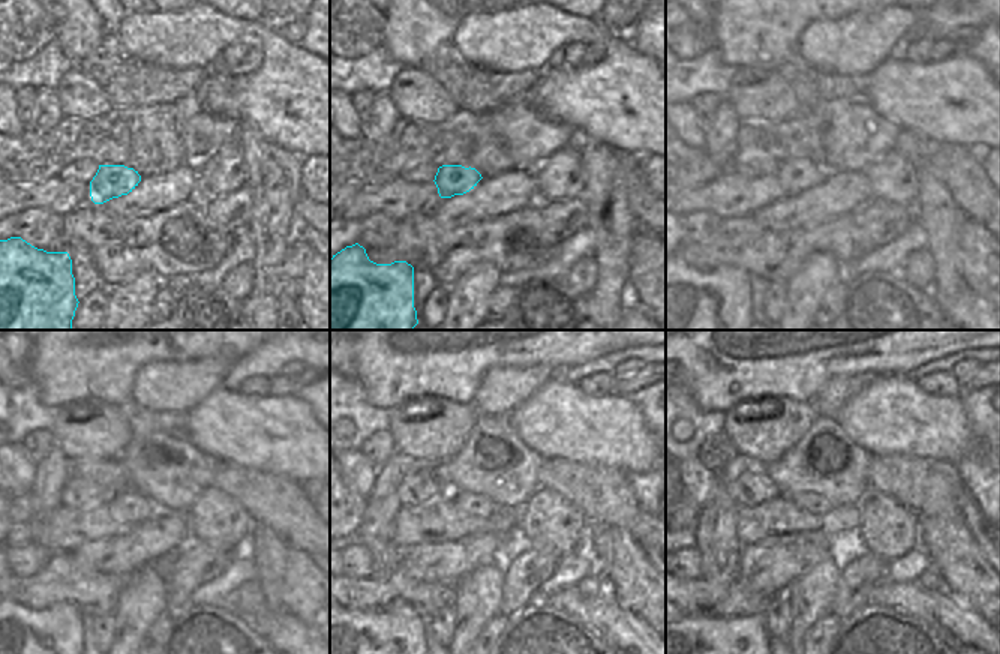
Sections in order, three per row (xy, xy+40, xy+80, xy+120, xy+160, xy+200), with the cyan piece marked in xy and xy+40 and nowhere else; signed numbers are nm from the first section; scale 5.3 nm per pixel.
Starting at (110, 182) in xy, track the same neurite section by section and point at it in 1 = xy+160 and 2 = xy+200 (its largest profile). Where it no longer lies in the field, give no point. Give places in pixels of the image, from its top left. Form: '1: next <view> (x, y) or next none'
1: next xy+160 (470, 509)
2: next xy+200 (807, 507)

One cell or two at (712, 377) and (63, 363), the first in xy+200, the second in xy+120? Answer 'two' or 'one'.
one

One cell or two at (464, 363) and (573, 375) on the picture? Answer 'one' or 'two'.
two

